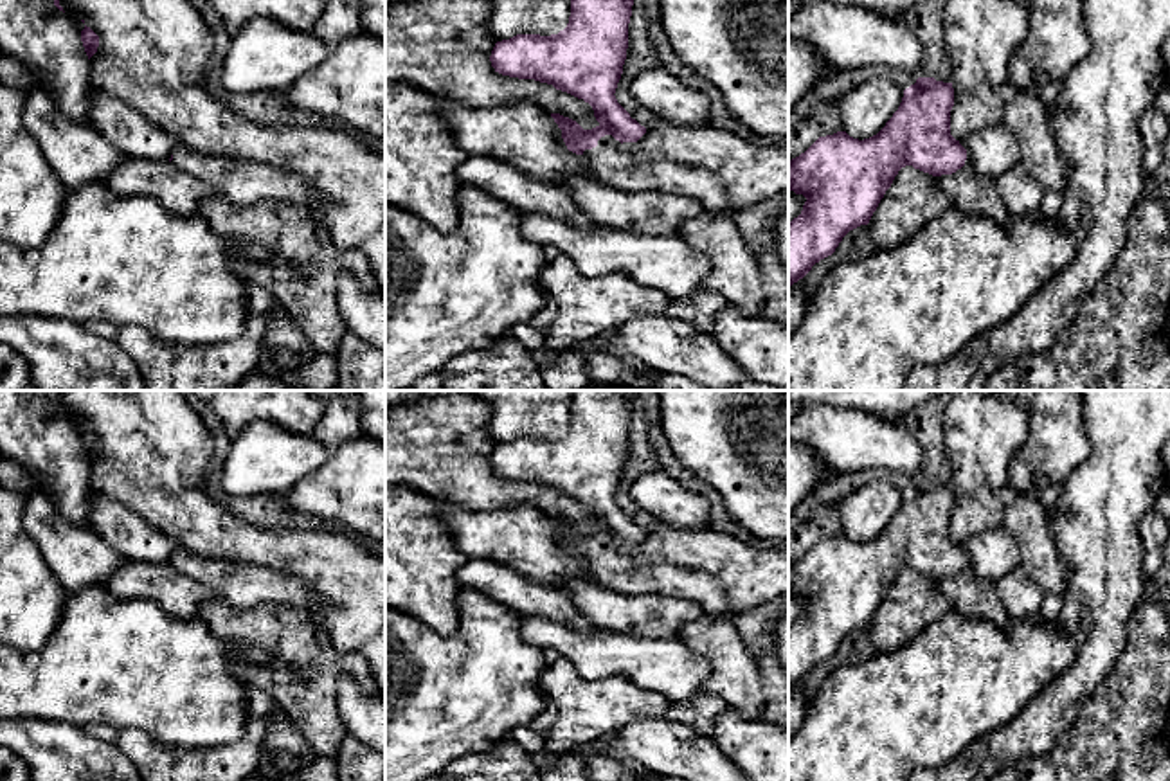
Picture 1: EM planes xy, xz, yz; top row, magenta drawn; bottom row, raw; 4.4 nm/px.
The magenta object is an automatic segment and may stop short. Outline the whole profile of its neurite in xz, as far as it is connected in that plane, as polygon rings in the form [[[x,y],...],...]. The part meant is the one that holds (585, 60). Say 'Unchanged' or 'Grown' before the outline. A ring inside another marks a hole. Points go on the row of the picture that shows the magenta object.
Grown. [[[571,0],[563,31],[497,41],[491,67],[502,76],[553,85],[592,106],[599,122],[592,130],[560,113],[551,117],[567,149],[587,158],[598,182],[632,193],[691,196],[704,211],[733,218],[740,209],[729,203],[713,173],[671,158],[639,158],[621,149],[623,142],[637,142],[646,133],[614,95],[626,59],[632,5],[634,0]]]

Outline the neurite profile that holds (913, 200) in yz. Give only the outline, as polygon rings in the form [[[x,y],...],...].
[[[905,166],[868,223],[871,239],[877,248],[895,248],[952,205],[936,185],[936,176]]]

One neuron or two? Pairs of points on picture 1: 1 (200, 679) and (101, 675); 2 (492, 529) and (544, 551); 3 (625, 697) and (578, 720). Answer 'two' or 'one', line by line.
1: one
2: one
3: one

